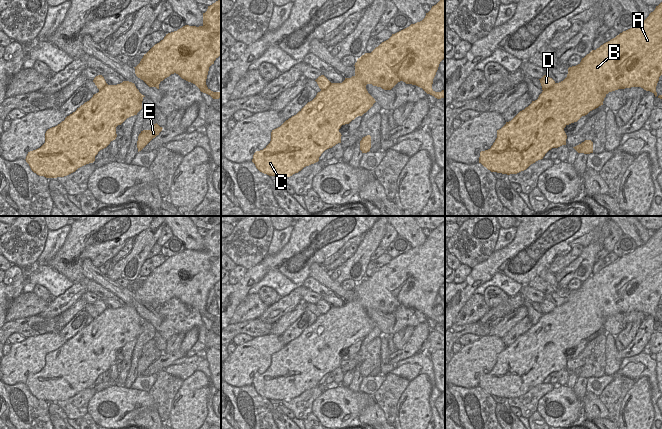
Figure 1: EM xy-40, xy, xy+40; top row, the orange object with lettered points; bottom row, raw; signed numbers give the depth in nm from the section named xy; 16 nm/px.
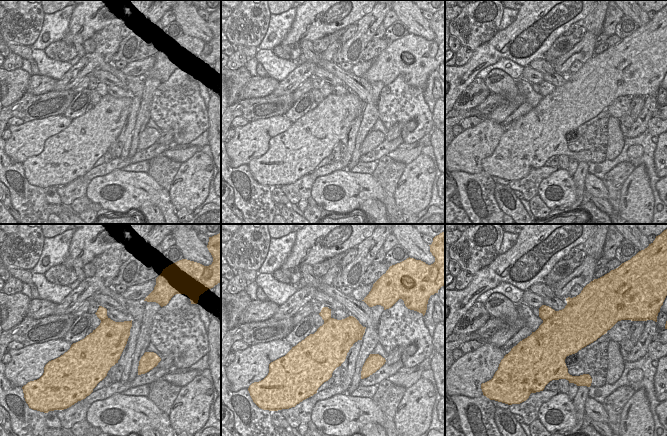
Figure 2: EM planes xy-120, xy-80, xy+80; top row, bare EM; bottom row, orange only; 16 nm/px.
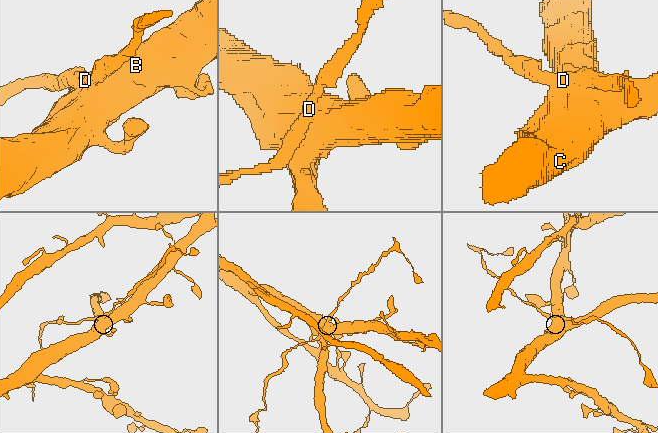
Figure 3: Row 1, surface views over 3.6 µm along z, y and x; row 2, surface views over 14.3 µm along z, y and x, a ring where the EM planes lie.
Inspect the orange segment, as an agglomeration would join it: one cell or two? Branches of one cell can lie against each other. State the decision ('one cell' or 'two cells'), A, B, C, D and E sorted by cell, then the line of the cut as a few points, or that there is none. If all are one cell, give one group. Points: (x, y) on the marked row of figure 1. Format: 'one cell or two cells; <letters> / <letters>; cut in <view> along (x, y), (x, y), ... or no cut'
two cells; A B C E / D; cut in xy+40 along (555, 83), (543, 90)

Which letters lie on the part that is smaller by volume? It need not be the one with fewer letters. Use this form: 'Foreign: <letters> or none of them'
Foreign: D

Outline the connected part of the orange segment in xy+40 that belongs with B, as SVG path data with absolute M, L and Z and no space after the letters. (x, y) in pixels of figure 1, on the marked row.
M662 2L658 6L656 6L655 10L651 12L644 21L636 23L634 27L626 31L623 31L615 38L601 45L596 50L592 50L589 54L587 54L584 58L582 58L581 62L578 65L569 67L567 77L563 81L555 83L551 88L547 90L543 90L537 100L532 101L532 103L528 107L520 111L511 121L506 122L506 124L501 129L497 130L497 138L493 143L493 145L491 146L491 148L480 152L479 163L481 163L491 172L497 172L507 175L517 174L521 171L524 171L531 164L535 163L538 160L543 159L545 154L552 148L558 148L562 145L566 145L567 135L564 131L564 128L571 123L577 122L582 116L587 115L590 111L603 105L604 98L609 92L618 89L641 87L646 91L652 92L655 95L655 97L657 96L658 98L662 99L662 95L658 96L656 92L656 86L659 81L659 77L661 75L662 75Z

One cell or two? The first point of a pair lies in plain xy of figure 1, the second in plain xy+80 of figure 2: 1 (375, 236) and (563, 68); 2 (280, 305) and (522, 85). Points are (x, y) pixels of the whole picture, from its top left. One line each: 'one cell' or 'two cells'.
1: one cell
2: two cells

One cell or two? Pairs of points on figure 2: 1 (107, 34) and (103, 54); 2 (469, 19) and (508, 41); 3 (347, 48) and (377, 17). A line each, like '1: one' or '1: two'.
1: one
2: two
3: one

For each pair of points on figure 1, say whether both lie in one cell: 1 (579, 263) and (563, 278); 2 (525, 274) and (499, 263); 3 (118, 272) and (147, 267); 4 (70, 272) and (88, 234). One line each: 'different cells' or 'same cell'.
1: same cell
2: same cell
3: different cells
4: same cell

